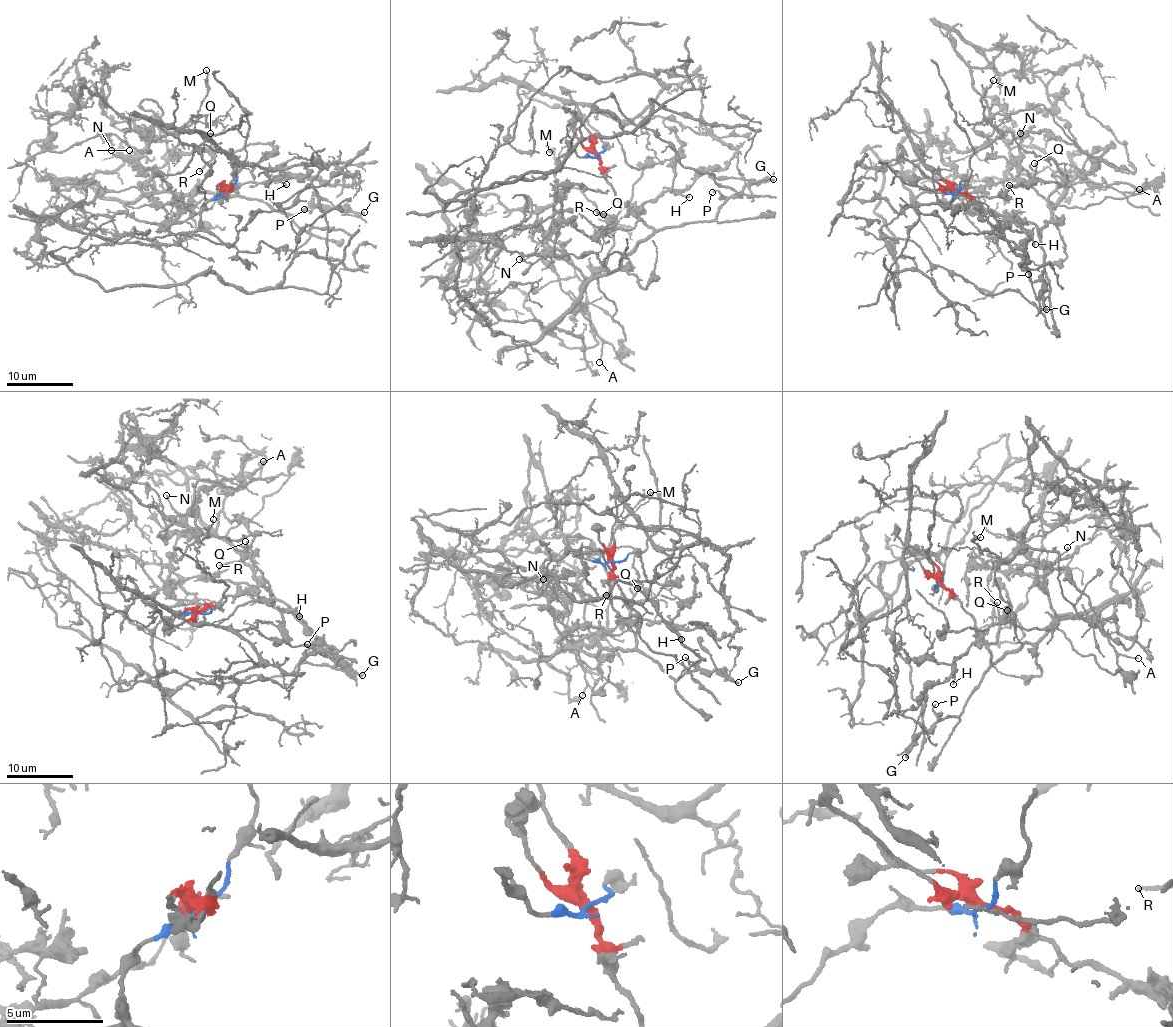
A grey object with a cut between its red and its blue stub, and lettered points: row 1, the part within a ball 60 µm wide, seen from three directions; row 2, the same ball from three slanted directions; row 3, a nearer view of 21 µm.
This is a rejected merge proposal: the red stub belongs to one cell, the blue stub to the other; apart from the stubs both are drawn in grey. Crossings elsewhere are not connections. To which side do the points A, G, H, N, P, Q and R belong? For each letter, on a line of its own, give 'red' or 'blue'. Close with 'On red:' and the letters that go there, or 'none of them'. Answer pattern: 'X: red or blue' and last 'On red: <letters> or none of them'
A: red
G: red
H: red
N: red
P: red
Q: red
R: red
On red: A, G, H, N, P, Q, R

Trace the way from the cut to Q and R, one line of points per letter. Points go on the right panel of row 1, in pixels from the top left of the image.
Q: (955, 191), (985, 211), (1029, 221), (1039, 235), (1051, 219), (1050, 197), (1064, 184), (1035, 176), (1035, 162)
R: (955, 191), (985, 211), (1029, 221), (1039, 235), (1051, 219), (1050, 197), (1064, 184), (1008, 185)

